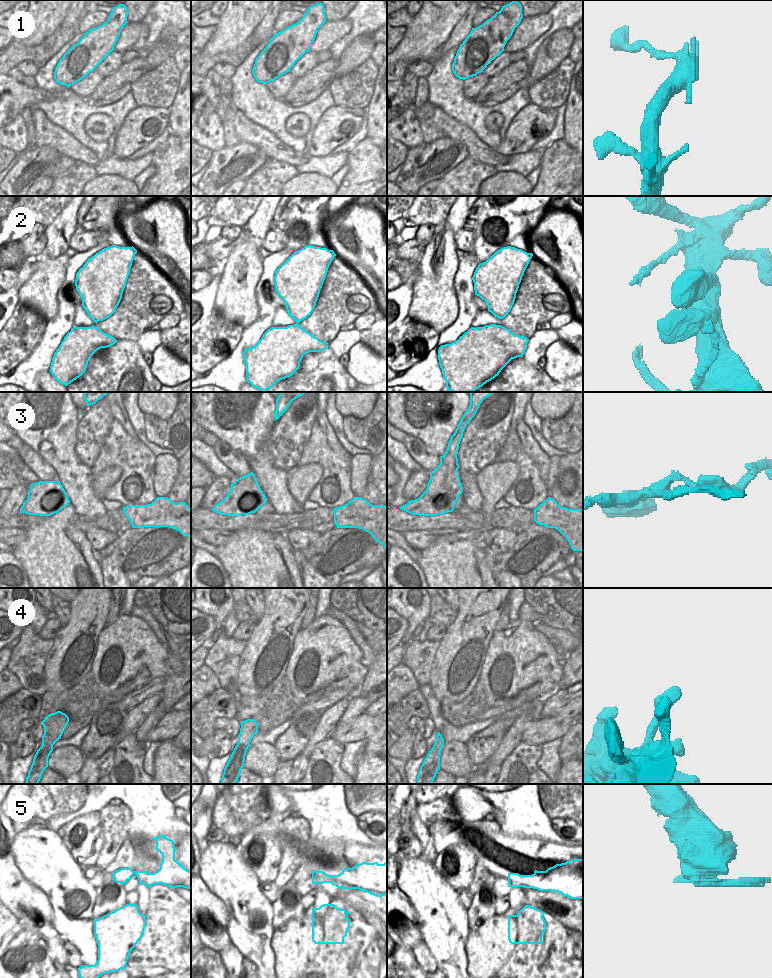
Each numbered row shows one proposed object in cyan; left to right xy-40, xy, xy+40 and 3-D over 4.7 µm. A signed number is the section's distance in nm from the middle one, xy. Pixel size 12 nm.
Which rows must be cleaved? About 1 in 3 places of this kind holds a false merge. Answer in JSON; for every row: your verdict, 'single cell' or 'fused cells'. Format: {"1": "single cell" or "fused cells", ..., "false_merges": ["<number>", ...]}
{"1": "fused cells", "2": "single cell", "3": "fused cells", "4": "single cell", "5": "fused cells", "false_merges": ["1", "3", "5"]}

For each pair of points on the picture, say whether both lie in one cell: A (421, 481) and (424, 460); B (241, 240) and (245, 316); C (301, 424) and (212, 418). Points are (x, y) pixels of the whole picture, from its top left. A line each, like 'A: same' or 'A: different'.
A: different
B: same
C: different

